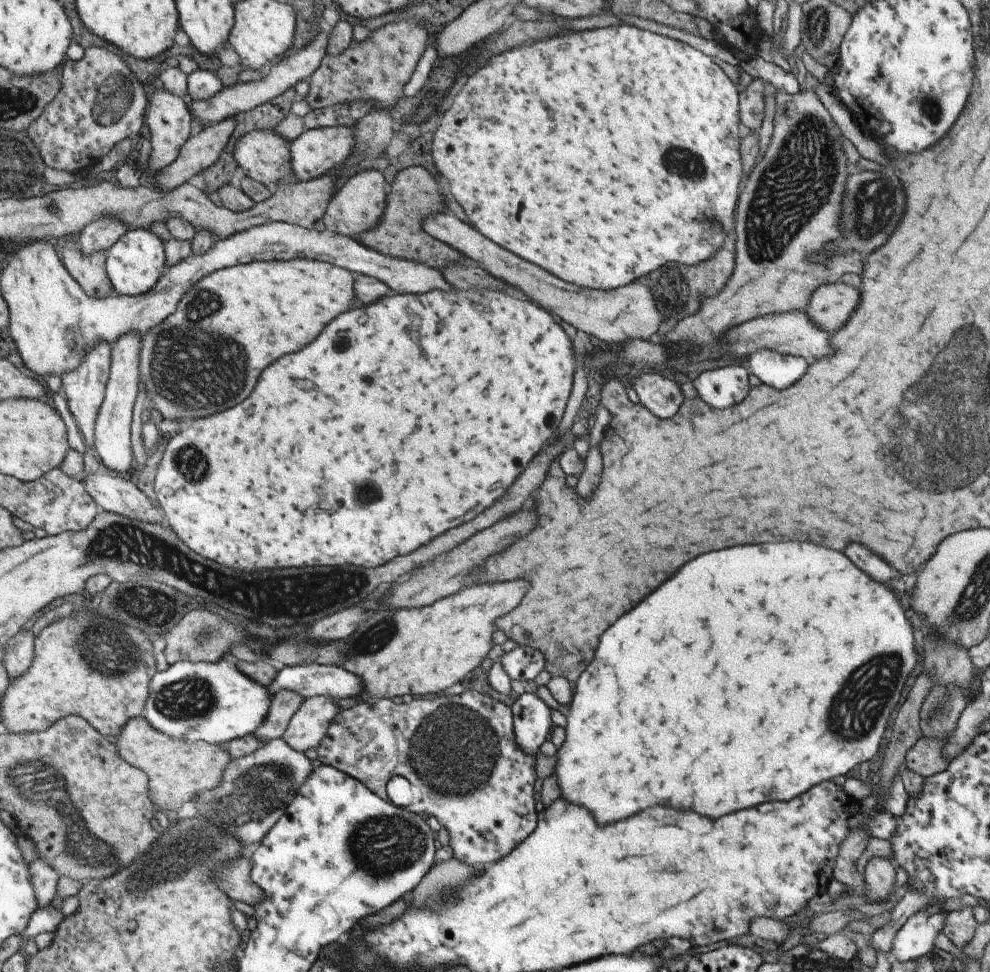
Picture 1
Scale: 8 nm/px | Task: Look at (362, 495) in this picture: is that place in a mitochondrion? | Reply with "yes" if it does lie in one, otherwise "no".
yes

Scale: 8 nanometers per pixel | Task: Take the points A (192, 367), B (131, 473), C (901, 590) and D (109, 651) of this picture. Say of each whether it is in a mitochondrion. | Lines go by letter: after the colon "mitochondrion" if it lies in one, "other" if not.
A: mitochondrion
B: other
C: other
D: mitochondrion

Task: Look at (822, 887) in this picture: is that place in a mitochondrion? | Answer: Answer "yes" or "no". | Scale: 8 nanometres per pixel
no

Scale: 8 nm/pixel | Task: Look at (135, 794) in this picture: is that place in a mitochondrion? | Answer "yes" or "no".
no

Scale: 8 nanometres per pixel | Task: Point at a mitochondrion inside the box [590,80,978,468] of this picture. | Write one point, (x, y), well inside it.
(799, 180)

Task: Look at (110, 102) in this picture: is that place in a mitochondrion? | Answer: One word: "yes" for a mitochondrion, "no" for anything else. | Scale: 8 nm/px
yes

